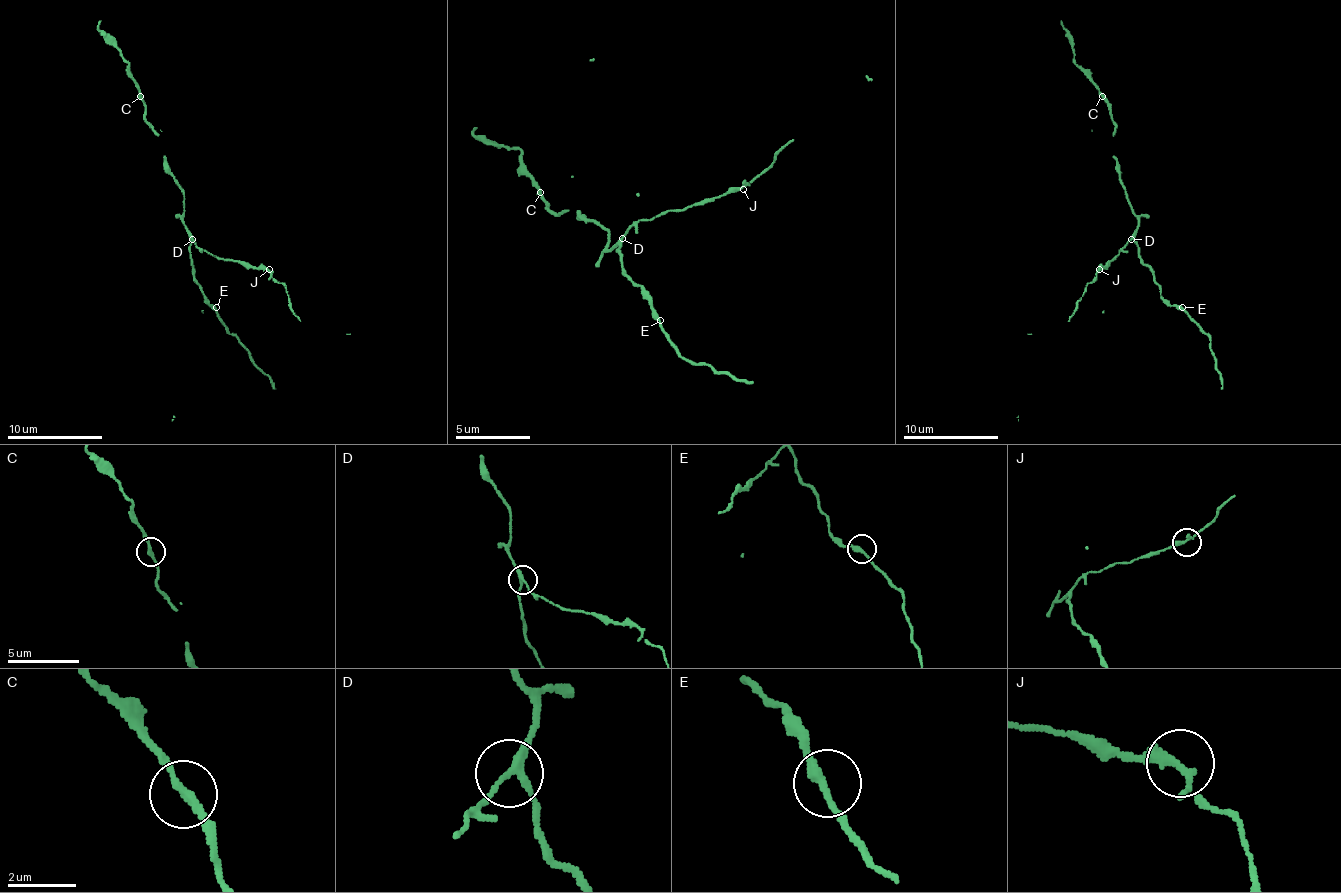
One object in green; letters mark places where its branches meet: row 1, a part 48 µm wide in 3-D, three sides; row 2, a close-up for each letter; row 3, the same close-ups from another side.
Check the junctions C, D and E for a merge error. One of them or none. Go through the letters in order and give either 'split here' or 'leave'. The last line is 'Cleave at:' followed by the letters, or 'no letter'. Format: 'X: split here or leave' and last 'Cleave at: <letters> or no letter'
C: leave
D: split here
E: leave
Cleave at: D

